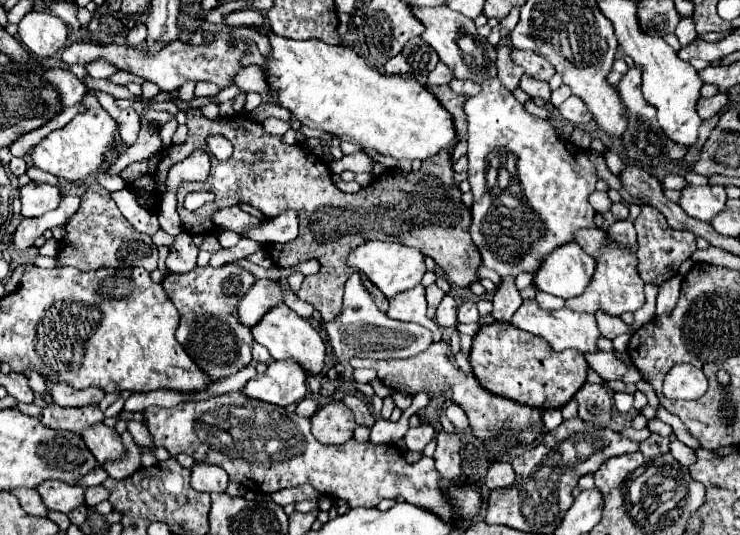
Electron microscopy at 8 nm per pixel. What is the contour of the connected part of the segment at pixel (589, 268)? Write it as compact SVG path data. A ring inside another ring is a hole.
M572 241L544 259L540 273L536 275L536 283L540 291L562 299L572 299L584 293L592 281L594 271L596 261Z

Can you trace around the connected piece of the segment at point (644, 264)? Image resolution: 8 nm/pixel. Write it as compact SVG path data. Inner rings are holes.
M650 205L640 207L640 215L634 221L634 227L638 233L638 245L636 245L638 271L646 283L662 285L664 281L672 279L678 273L678 267L686 259L690 259L690 255L696 251L696 237L688 231L670 229L666 223L666 217L658 209L652 209Z

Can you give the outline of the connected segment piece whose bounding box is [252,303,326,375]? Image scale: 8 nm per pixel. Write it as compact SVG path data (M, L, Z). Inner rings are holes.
M280 303L272 311L268 311L264 315L264 319L252 327L252 335L254 335L256 343L264 345L276 361L288 361L290 359L290 361L298 363L308 375L320 375L324 371L326 345L324 345L320 333L314 329L314 325L310 321L302 319L288 305Z

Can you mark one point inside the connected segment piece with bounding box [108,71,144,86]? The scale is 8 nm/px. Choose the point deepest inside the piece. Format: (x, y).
(122, 78)

